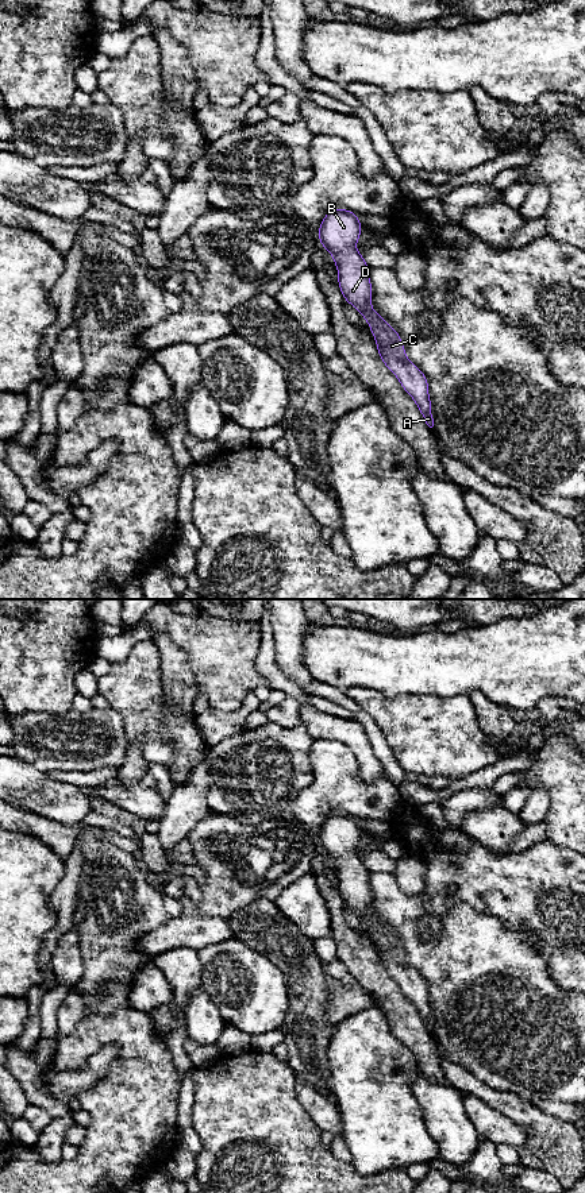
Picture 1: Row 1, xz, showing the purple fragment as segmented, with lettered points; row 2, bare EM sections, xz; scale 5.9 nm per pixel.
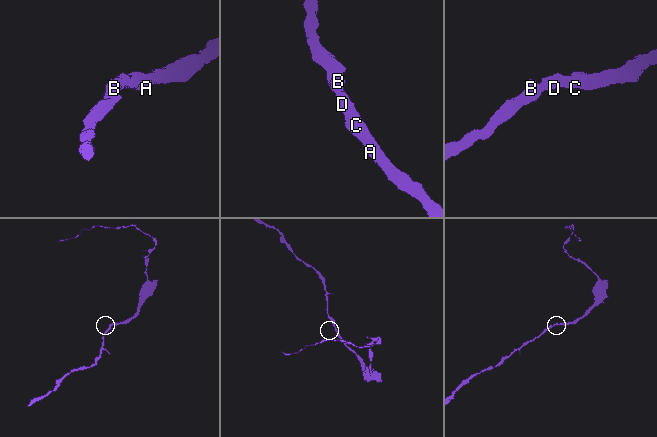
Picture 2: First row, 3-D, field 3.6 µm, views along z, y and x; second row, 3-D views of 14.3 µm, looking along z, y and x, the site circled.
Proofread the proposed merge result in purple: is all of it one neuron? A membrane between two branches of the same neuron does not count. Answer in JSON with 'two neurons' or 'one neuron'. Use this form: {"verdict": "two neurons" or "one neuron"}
{"verdict": "one neuron"}

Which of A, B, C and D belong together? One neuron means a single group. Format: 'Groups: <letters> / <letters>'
Groups: A B C D

